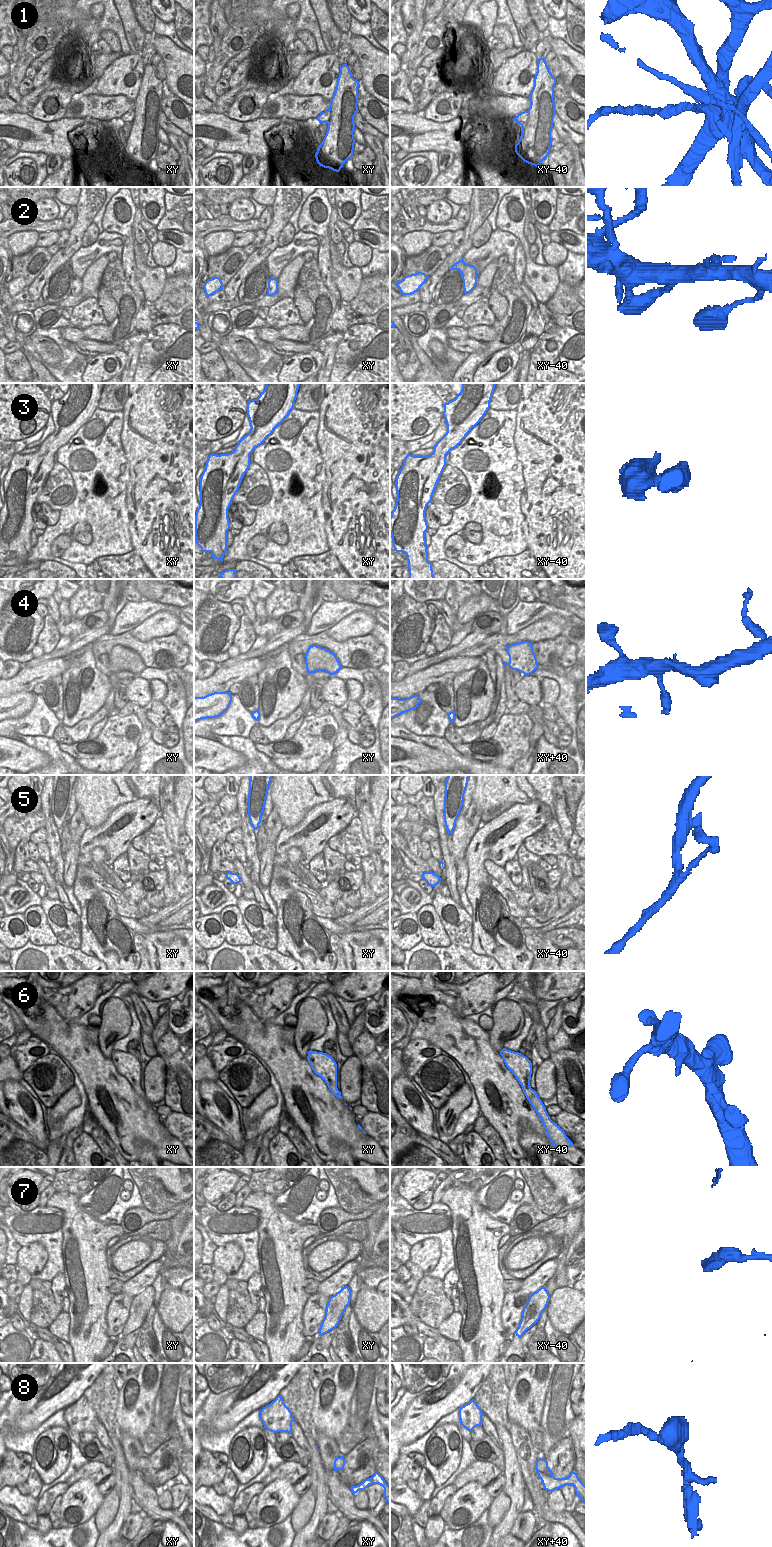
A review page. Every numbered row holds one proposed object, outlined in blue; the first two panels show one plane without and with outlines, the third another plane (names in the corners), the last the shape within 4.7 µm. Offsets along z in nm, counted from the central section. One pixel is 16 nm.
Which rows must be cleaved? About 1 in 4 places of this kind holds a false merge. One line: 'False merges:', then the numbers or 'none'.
False merges: 1, 7

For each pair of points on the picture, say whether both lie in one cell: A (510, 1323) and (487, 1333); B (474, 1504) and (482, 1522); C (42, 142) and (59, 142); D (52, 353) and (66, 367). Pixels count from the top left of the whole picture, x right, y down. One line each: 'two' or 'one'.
A: two
B: two
C: one
D: two

